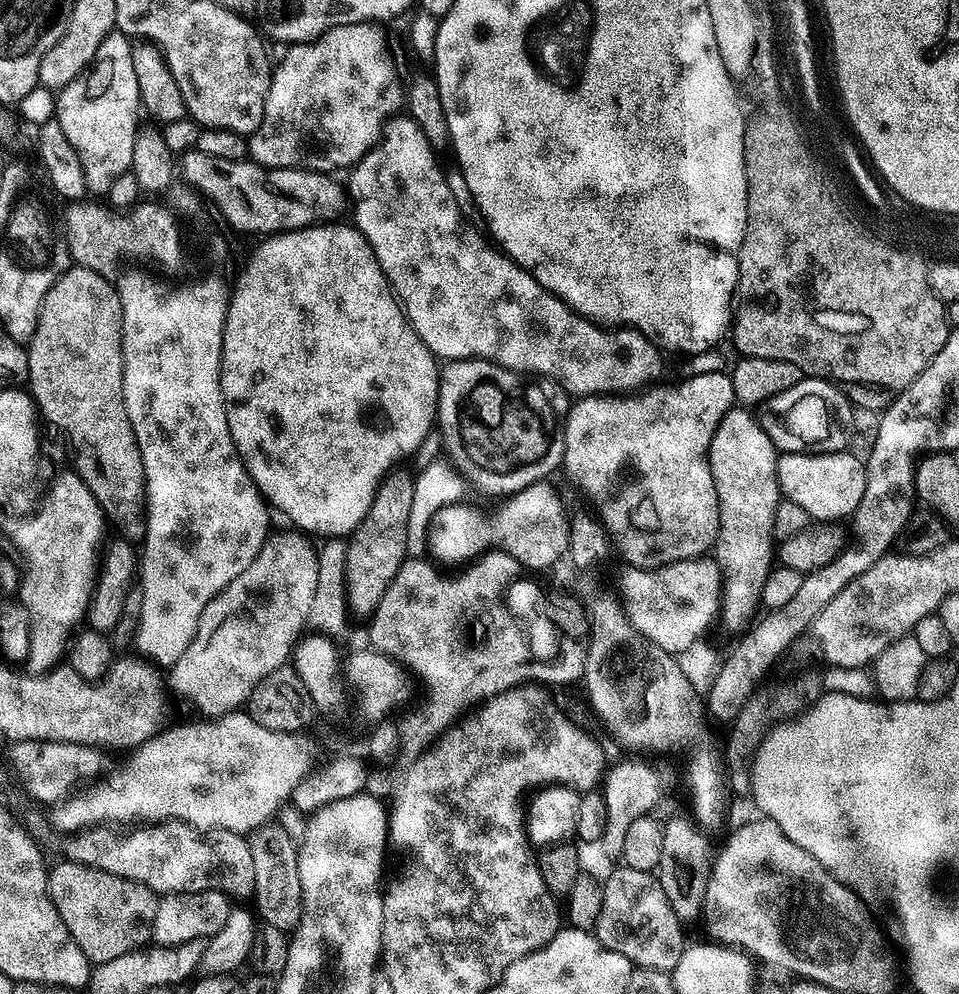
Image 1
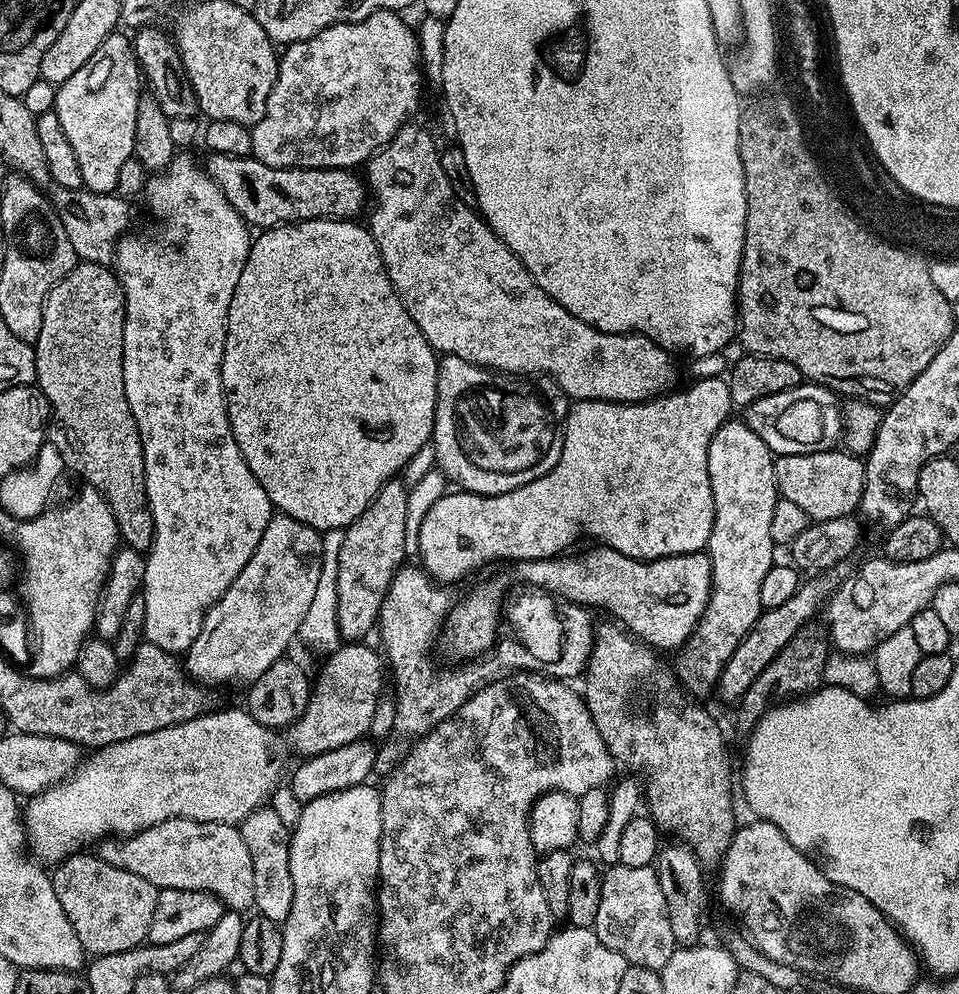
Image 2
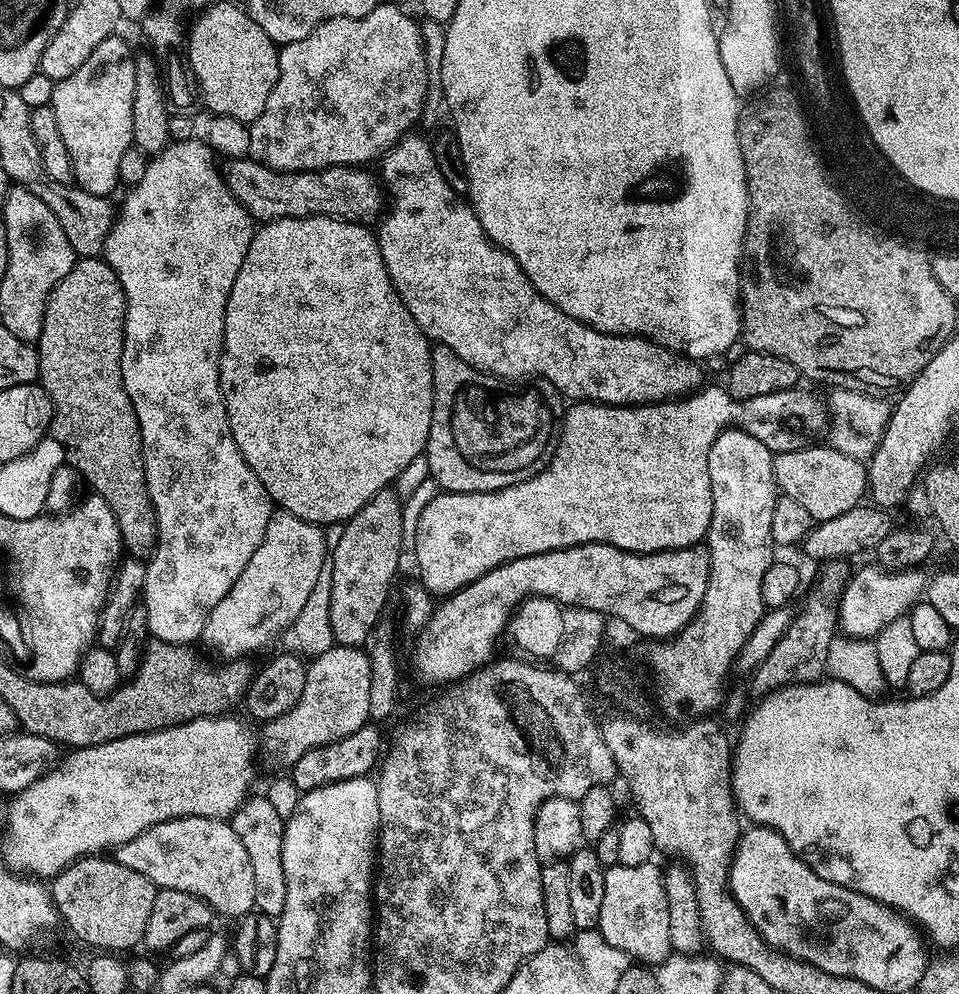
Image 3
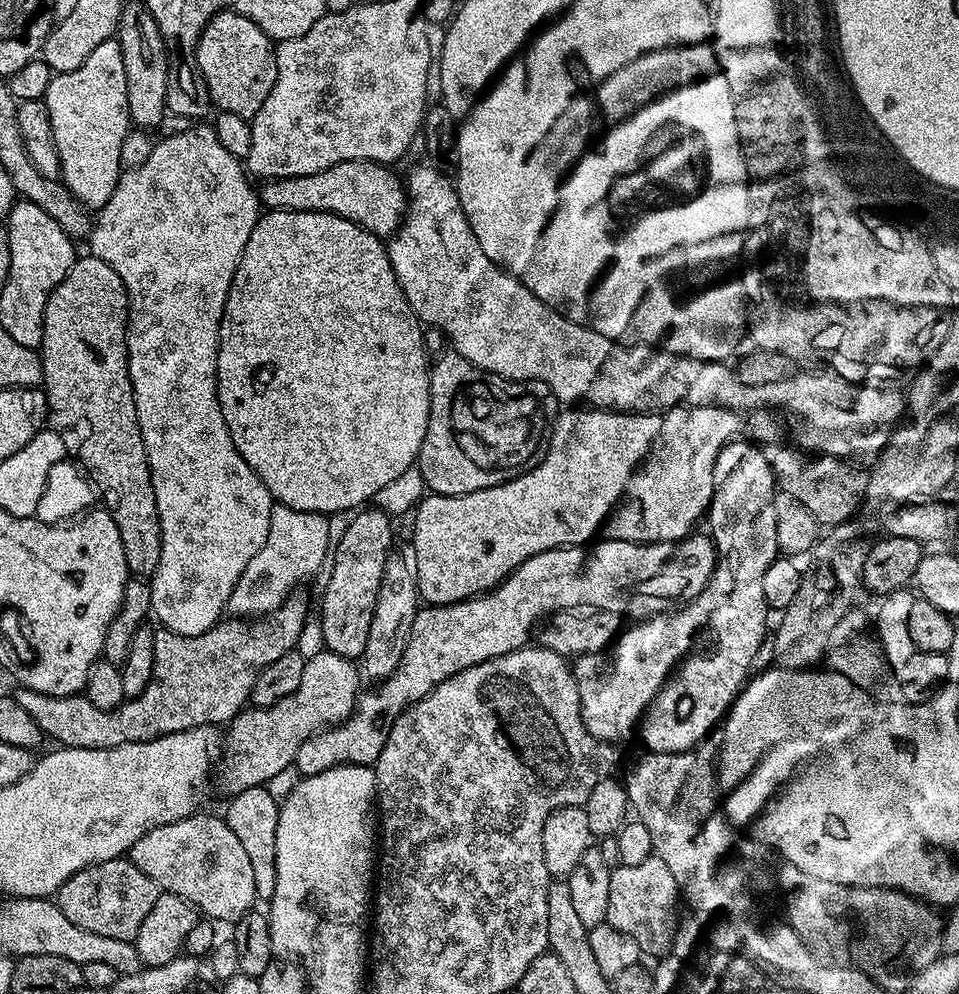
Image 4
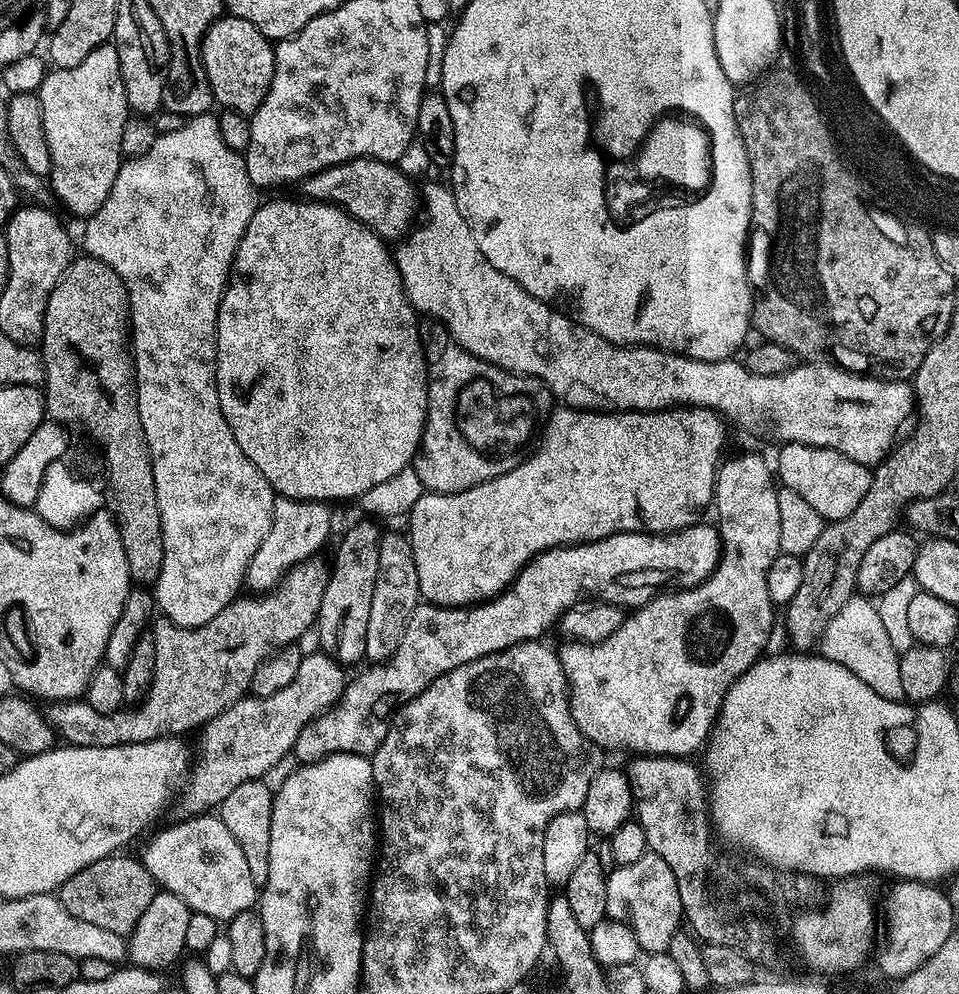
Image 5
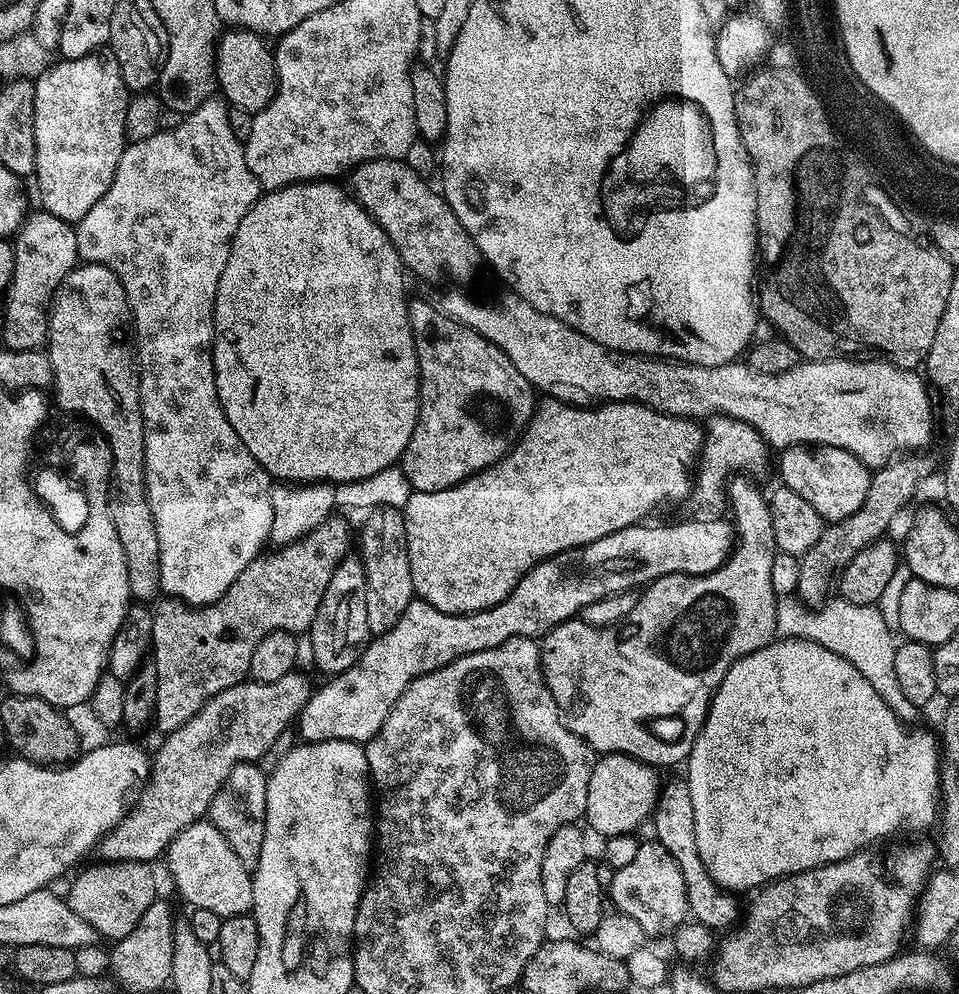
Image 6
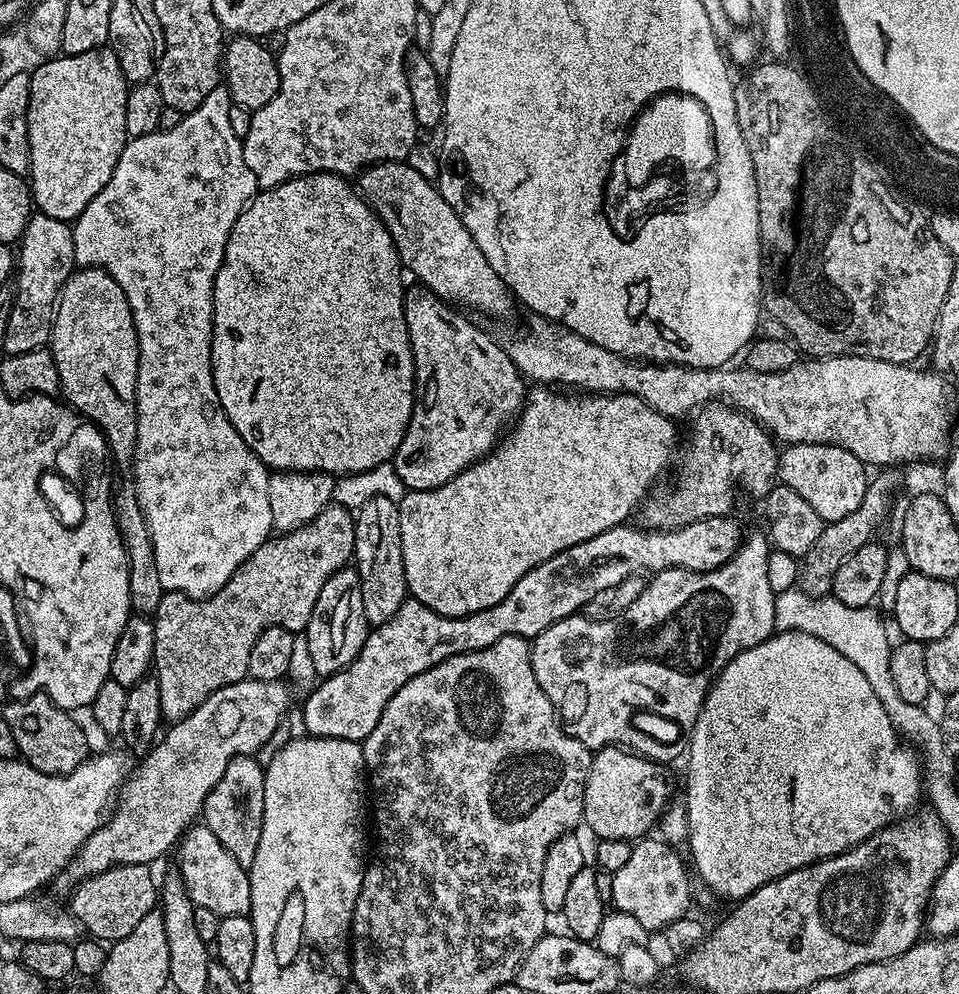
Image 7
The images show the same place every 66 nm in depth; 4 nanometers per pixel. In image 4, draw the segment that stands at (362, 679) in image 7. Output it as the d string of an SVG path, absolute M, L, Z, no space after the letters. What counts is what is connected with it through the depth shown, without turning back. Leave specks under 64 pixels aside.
M693 534L682 540L657 544L597 539L587 546L546 550L542 554L534 554L534 558L526 558L526 562L522 562L491 592L474 596L471 600L459 600L456 604L421 607L414 618L414 626L410 626L402 658L395 670L385 680L379 681L377 688L380 689L377 692L361 691L355 708L342 723L315 732L306 742L302 742L302 746L298 746L298 754L294 761L295 771L301 777L306 777L322 774L322 770L330 770L339 764L375 765L378 754L382 754L382 746L386 746L390 722L401 712L407 710L414 702L426 698L426 694L430 694L430 690L446 682L446 678L478 662L486 662L490 658L498 658L502 654L510 654L525 647L529 643L528 635L531 634L532 627L551 617L553 612L561 612L564 608L574 606L594 606L602 610L619 612L625 617L644 618L649 615L650 609L640 604L640 599L672 600L675 596L681 596L679 598L681 601L691 600L707 586L708 579L716 569L717 545L713 537L708 536Z

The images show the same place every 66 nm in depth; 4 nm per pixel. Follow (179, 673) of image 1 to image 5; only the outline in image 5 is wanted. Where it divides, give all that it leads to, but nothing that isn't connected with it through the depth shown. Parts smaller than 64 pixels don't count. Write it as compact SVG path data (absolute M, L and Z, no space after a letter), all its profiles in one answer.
M285 496L274 502L270 530L266 538L262 538L259 550L248 563L247 587L252 590L270 590L279 583L296 564L311 559L327 540L330 540L330 518L332 508L318 500L291 500Z

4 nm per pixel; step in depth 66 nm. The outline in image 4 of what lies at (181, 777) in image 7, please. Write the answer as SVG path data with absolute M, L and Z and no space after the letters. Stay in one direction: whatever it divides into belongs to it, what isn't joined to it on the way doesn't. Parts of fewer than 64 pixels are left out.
M323 650L316 656L307 657L302 670L302 680L298 682L298 688L292 694L265 708L245 707L227 722L228 733L224 736L224 765L220 768L221 786L232 788L233 793L247 788L259 788L276 774L291 769L298 754L298 746L302 746L302 742L306 742L325 726L342 723L352 712L362 688L360 680L362 681L362 676L357 665L338 654Z

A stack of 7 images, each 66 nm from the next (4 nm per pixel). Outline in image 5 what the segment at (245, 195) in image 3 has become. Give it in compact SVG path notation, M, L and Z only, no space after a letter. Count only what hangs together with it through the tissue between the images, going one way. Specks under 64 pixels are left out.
M369 156L347 160L345 164L330 166L318 174L309 176L303 181L302 188L307 199L343 208L385 242L403 241L413 227L412 219L416 216L416 208L418 212L418 188L408 181L407 174L395 163L371 160Z

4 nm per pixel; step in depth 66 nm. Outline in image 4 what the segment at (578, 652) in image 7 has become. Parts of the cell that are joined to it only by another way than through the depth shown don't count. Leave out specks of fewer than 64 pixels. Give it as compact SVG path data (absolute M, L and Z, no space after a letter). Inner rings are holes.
M737 438L724 445L724 449L718 454L716 465L714 466L714 494L712 495L712 507L706 513L706 524L713 528L713 533L720 532L718 536L718 547L716 550L716 569L712 572L712 577L708 579L708 584L697 596L691 600L681 603L677 612L664 612L661 616L655 614L641 619L633 628L625 627L617 635L614 643L605 652L590 652L586 656L575 657L571 665L572 675L576 678L578 686L578 698L580 699L580 714L586 730L595 740L607 742L609 745L616 744L619 740L628 740L636 732L636 727L641 728L640 736L644 739L644 748L650 752L691 752L697 744L705 739L704 736L712 727L719 725L724 717L728 715L728 709L731 708L733 700L739 694L749 679L753 671L752 663L756 660L756 655L760 652L760 647L764 644L764 635L769 635L770 624L768 628L768 615L770 609L766 602L766 594L762 594L762 577L766 575L766 569L770 562L774 562L780 547L778 546L778 529L774 519L774 498L778 491L776 483L776 473L772 471L771 459L759 452L755 443L747 439ZM748 443L748 444L747 444ZM756 447L756 448L755 448ZM716 531L716 532L715 532ZM628 628L628 629L627 629ZM752 668L752 669L751 669ZM749 671L749 672L748 672ZM681 712L684 720L679 720L676 715ZM609 740L609 741L608 741ZM612 743L612 744L611 744Z

